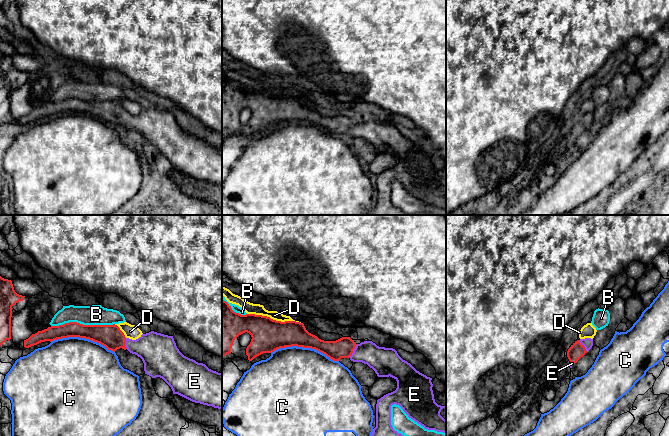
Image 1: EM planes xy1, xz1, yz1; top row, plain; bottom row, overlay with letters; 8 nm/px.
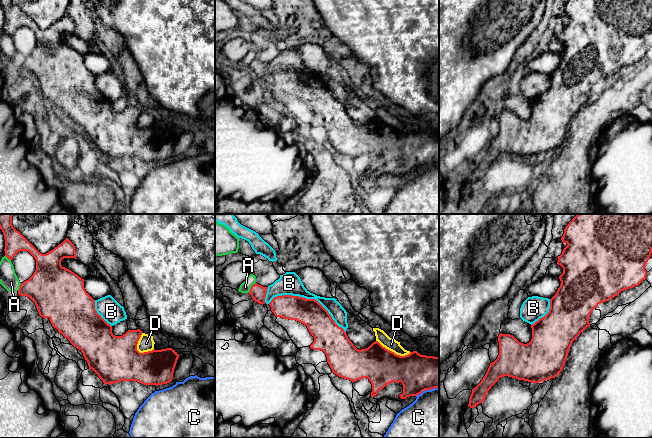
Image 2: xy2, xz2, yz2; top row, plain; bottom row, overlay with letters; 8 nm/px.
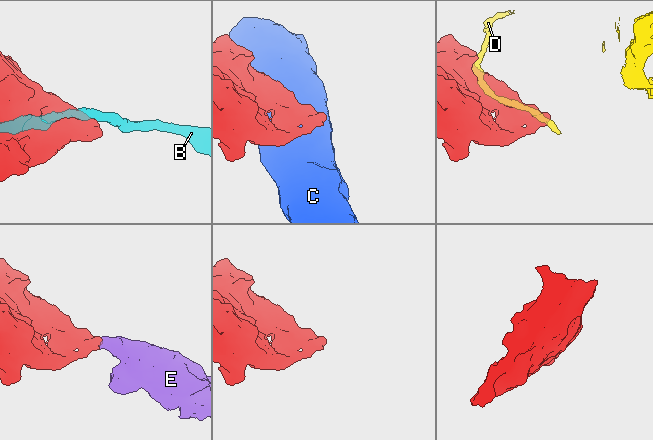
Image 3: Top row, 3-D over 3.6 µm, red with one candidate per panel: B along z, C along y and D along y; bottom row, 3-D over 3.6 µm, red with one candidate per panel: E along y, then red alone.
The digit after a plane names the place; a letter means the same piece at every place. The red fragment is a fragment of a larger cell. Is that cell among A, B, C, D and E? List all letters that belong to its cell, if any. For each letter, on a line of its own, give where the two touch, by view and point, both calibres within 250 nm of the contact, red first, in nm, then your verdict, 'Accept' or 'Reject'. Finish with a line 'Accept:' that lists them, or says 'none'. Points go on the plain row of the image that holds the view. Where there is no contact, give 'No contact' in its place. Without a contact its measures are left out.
A: Touches red at xz2 (251, 63). Thickness 130 nm (red) against 80 nm. Reject
B: Touches red at xz2 (309, 75). Thickness 220 nm (red) against 180 nm. Reject
C: Touches red at xz1 (305, 123). Thickness 220 nm (red) against 500 nm. Reject
D: Touches red at xz1 (274, 96). Thickness 260 nm (red) against 90 nm. Reject
E: Touches red at xz1 (352, 127). Thickness 160 nm (red) against 200 nm. Accept
Accept: E

